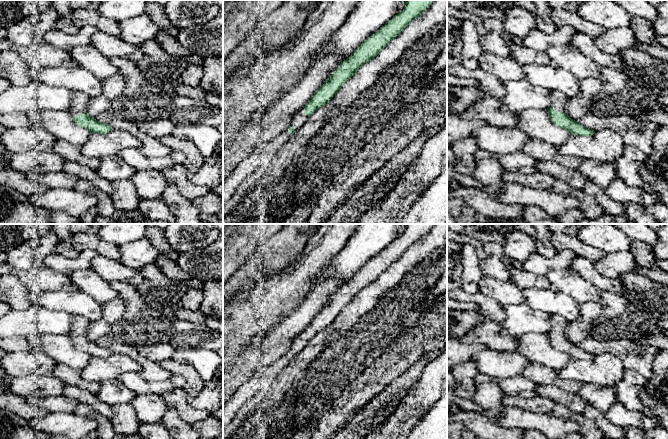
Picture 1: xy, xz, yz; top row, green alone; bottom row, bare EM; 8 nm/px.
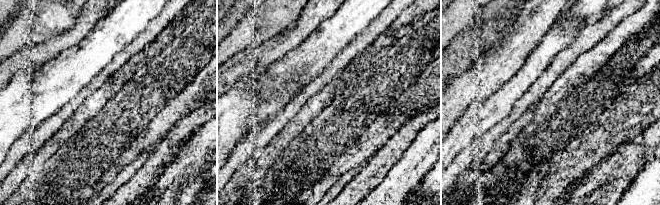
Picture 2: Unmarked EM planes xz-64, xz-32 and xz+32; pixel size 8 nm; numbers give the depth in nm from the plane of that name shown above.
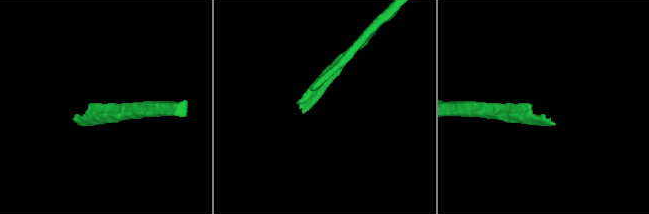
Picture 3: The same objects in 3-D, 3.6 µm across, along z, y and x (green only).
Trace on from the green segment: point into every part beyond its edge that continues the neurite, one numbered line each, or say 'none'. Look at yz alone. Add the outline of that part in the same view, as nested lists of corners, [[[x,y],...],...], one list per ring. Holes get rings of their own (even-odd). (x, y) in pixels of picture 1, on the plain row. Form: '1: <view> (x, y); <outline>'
1: yz (559, 324); [[[557,315],[552,317],[552,330],[553,335],[565,337],[565,330],[568,325],[568,321],[563,317]]]

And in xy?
1: xy (80, 324); [[[76,316],[72,319],[71,331],[68,334],[72,340],[78,340],[87,334],[90,320],[82,316]]]

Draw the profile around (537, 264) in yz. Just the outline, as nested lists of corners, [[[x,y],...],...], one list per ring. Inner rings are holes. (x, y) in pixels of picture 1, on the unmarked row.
[[[570,249],[560,250],[552,258],[534,253],[522,263],[522,269],[537,275],[547,275],[552,271],[569,269],[571,262],[577,257],[577,254]]]

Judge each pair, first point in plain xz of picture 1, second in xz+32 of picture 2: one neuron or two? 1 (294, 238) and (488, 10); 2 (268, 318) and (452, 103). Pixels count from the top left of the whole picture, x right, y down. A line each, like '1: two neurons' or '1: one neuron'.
1: one neuron
2: one neuron

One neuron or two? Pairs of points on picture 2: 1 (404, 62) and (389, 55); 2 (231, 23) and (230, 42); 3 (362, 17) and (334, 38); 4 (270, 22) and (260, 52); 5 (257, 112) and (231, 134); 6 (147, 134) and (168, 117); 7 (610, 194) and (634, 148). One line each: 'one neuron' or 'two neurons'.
1: one neuron
2: two neurons
3: one neuron
4: two neurons
5: one neuron
6: one neuron
7: one neuron

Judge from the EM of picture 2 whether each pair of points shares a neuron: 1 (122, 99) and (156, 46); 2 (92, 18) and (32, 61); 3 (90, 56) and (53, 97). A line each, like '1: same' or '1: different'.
1: different
2: same
3: same

